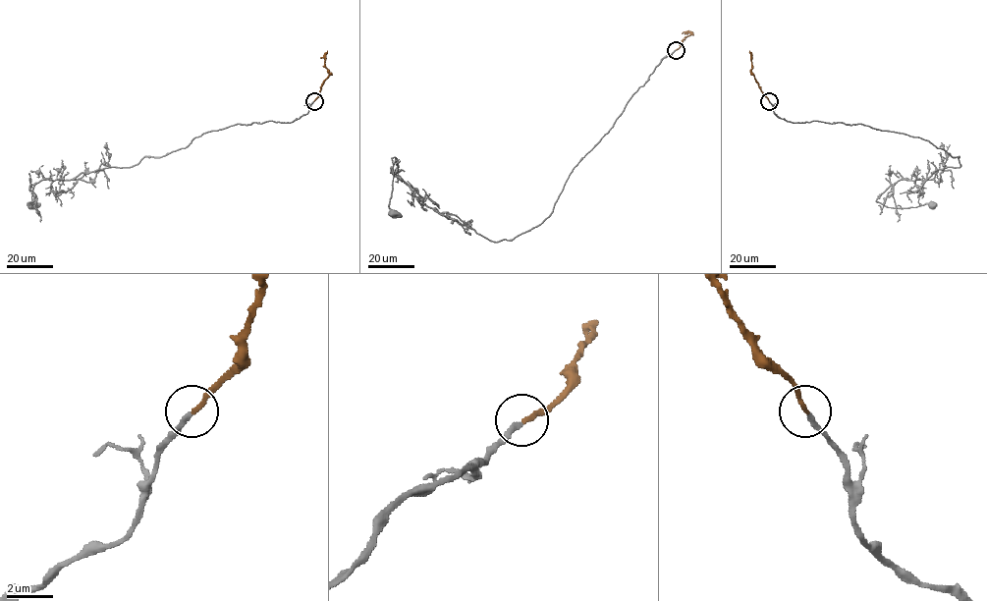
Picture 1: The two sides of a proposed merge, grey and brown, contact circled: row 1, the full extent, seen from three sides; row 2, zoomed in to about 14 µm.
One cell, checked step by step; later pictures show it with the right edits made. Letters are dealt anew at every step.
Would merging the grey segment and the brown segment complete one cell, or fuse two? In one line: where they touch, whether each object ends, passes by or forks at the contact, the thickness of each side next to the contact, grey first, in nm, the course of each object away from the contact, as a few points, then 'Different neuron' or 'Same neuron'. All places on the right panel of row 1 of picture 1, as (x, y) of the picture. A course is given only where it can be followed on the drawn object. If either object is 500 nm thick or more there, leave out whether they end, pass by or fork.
Place: (769, 101). At the ring grey ends. At the ring brown ends. Thickness 190 nm (grey) against 190 nm. Course of grey: (769, 101), (787, 121), (862, 124), (959, 157), (959, 167), (900, 180), (876, 200), (932, 205). Course of brown: (768, 101), (752, 73), (749, 51). Same neuron

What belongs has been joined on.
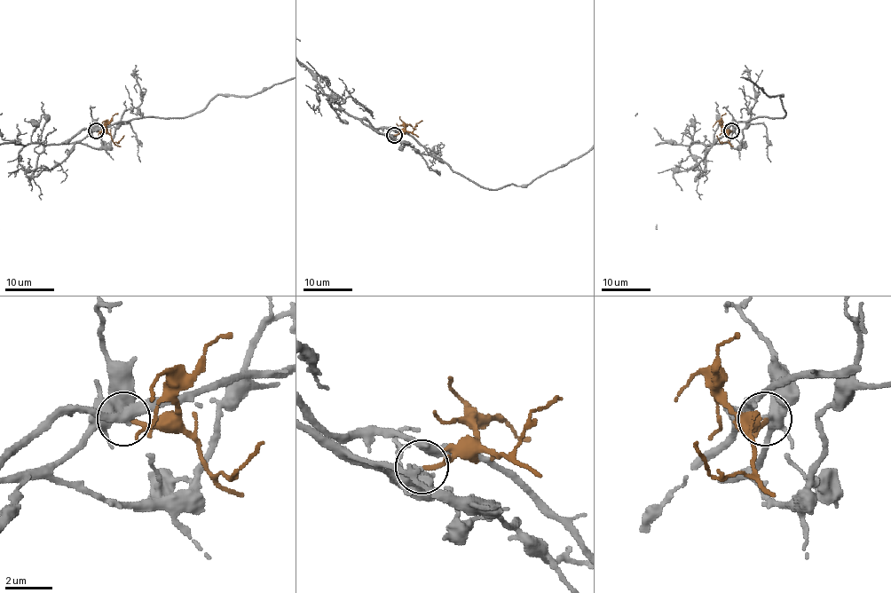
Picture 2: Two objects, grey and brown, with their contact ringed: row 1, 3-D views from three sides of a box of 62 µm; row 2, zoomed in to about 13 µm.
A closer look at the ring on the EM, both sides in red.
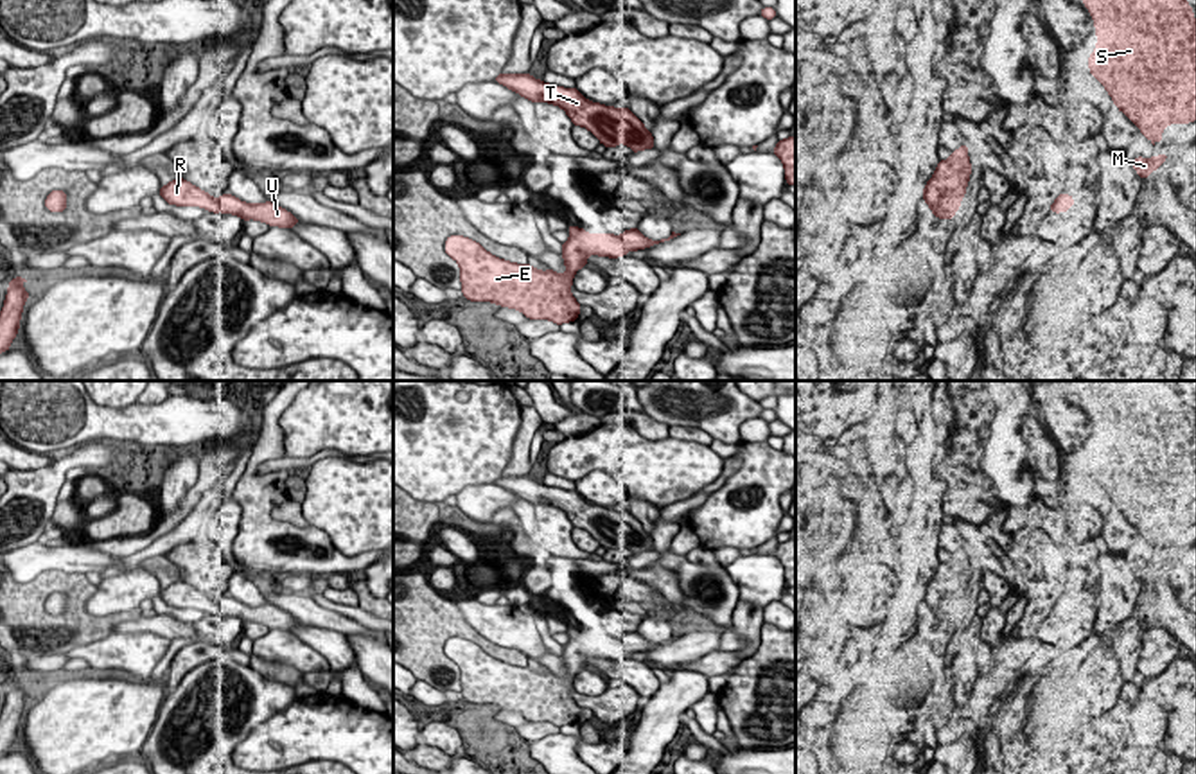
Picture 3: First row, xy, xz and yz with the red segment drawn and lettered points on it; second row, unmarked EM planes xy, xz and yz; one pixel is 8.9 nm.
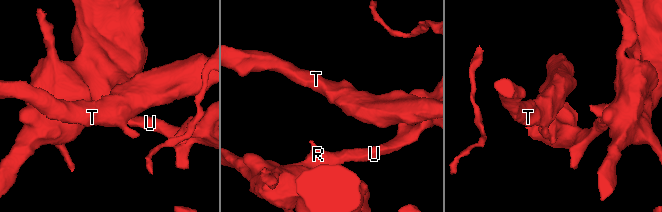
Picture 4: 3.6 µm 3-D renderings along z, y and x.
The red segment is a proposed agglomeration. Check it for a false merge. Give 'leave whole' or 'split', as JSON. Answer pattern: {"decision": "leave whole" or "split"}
{"decision": "leave whole"}

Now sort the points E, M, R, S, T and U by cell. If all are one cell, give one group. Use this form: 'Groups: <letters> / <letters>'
Groups: E M R S T U

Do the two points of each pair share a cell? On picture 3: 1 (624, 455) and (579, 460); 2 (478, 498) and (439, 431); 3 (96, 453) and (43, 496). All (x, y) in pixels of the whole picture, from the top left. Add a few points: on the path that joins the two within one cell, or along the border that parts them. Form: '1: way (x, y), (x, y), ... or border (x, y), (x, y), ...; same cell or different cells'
1: way (613, 455), (589, 455); same cell
2: border (492, 482), (466, 485), (455, 494); different cells
3: way (81, 457), (69, 462), (49, 482); same cell

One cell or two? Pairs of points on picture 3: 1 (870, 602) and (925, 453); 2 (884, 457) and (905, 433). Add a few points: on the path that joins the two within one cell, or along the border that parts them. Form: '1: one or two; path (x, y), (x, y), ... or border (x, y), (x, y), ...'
1: two; border (898, 577), (898, 602), (886, 618)
2: two; border (893, 421), (896, 435), (905, 444)

